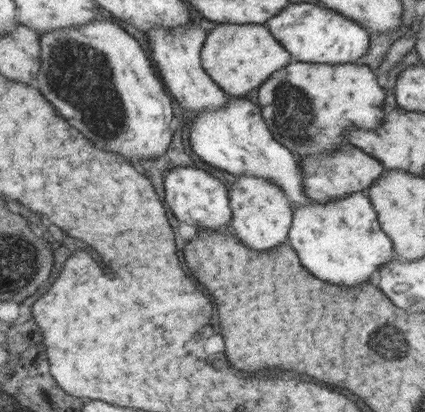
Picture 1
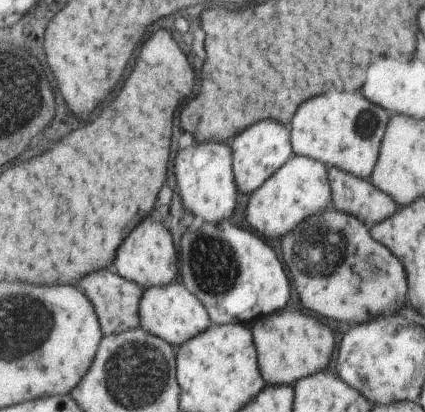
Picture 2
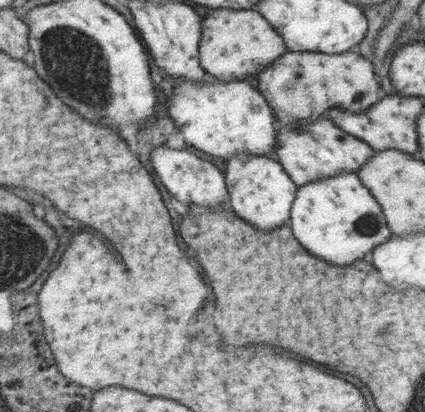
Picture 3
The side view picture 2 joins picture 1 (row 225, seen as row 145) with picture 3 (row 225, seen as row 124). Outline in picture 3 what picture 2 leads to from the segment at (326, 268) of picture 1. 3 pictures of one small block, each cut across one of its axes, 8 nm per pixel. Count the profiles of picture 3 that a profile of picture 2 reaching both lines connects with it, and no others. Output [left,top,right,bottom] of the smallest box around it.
[289,172,393,266]

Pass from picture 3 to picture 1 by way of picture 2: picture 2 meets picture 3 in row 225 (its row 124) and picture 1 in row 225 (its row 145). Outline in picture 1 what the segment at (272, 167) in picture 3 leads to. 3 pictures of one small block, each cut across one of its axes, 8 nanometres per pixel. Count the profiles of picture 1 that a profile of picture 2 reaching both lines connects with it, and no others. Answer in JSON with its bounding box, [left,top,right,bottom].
[229,176,293,250]

